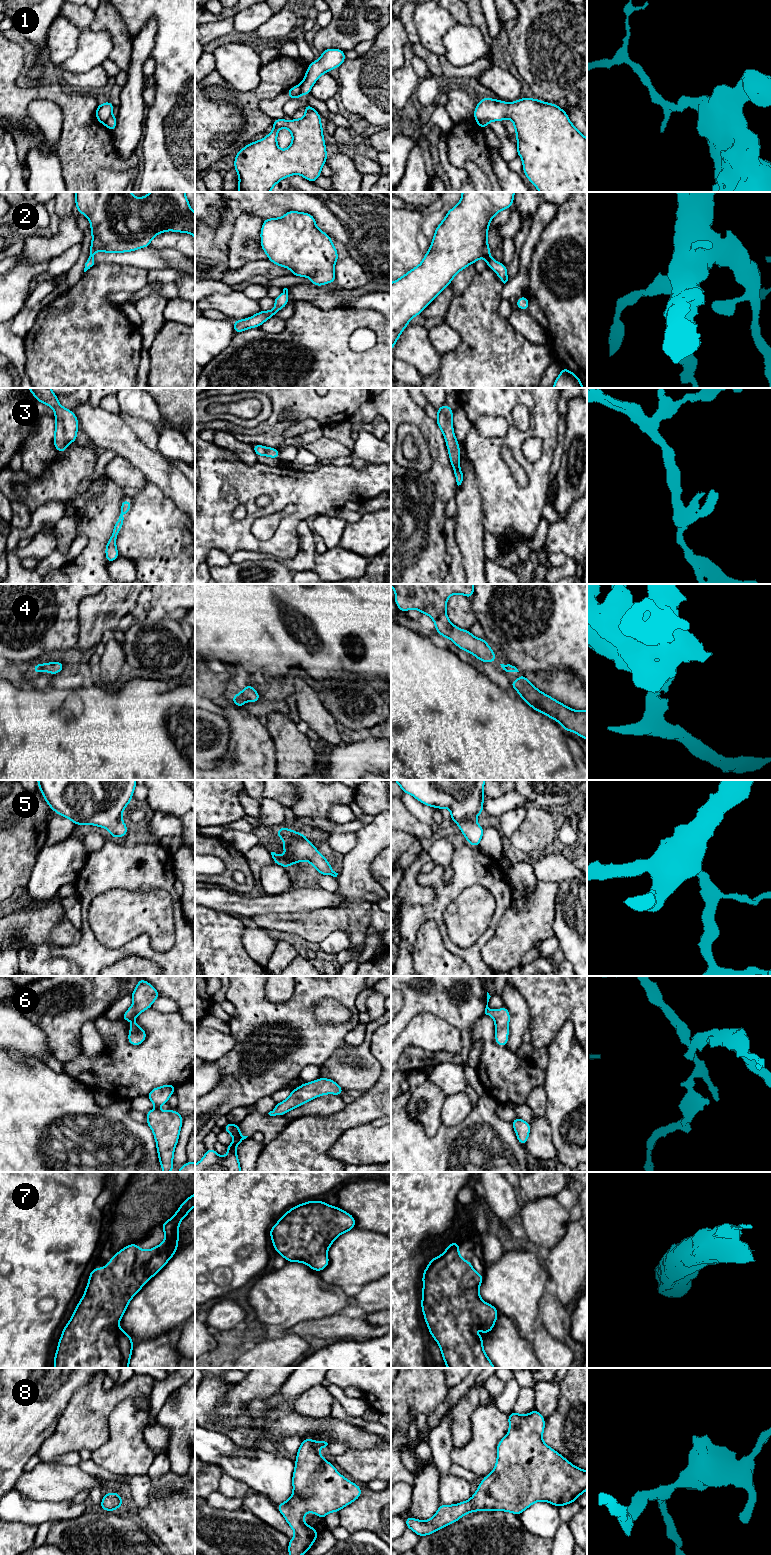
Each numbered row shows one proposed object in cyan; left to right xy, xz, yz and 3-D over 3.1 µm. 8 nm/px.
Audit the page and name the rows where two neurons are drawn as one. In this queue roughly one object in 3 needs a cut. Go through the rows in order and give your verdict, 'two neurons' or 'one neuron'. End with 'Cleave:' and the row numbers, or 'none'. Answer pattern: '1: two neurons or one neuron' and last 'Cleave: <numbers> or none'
1: two neurons
2: one neuron
3: one neuron
4: one neuron
5: one neuron
6: one neuron
7: one neuron
8: one neuron
Cleave: 1

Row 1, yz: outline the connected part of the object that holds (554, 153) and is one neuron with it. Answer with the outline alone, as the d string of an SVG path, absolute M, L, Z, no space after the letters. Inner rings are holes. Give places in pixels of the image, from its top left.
M483 97L476 104L474 119L477 121L504 121L510 118L517 135L517 154L523 162L523 172L540 192L587 192L587 138L570 122L566 111L557 104L536 98L521 98L512 103Z

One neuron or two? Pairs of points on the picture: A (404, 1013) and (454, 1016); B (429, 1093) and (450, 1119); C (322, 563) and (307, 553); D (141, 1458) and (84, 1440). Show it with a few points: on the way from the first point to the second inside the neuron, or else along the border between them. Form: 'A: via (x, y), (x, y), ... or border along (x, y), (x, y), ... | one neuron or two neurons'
A: via (416, 1006), (442, 1006) | one neuron
B: border along (446, 1096), (441, 1110), (441, 1124) | two neurons
C: border along (317, 553), (313, 569) | two neurons
D: border along (108, 1422), (109, 1437), (92, 1452) | two neurons

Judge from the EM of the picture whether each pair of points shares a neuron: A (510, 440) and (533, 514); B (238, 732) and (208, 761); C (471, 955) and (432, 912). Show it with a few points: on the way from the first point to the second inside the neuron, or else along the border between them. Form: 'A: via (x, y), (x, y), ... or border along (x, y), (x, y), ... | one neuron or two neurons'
A: via (519, 458), (533, 472), (533, 496) | one neuron
B: border along (225, 718), (229, 745), (219, 763) | two neurons
C: via (458, 951), (447, 941), (442, 925) | one neuron

